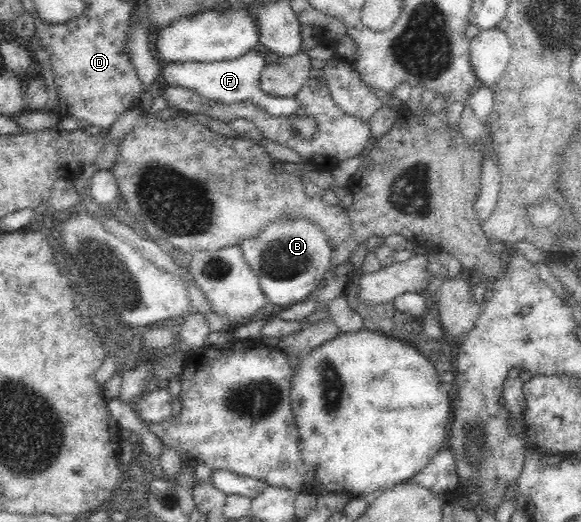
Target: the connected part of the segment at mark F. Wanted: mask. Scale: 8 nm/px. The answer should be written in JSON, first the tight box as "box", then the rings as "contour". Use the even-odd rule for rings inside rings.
{"box":[160,49,298,117],"contour":[[[252,49],[240,57],[228,60],[222,59],[222,61],[161,62],[160,78],[168,86],[190,89],[210,100],[233,105],[243,101],[252,102],[270,115],[292,117],[298,109],[298,101],[295,96],[292,98],[273,98],[261,89],[258,81],[264,65],[266,65],[264,54]]]}

